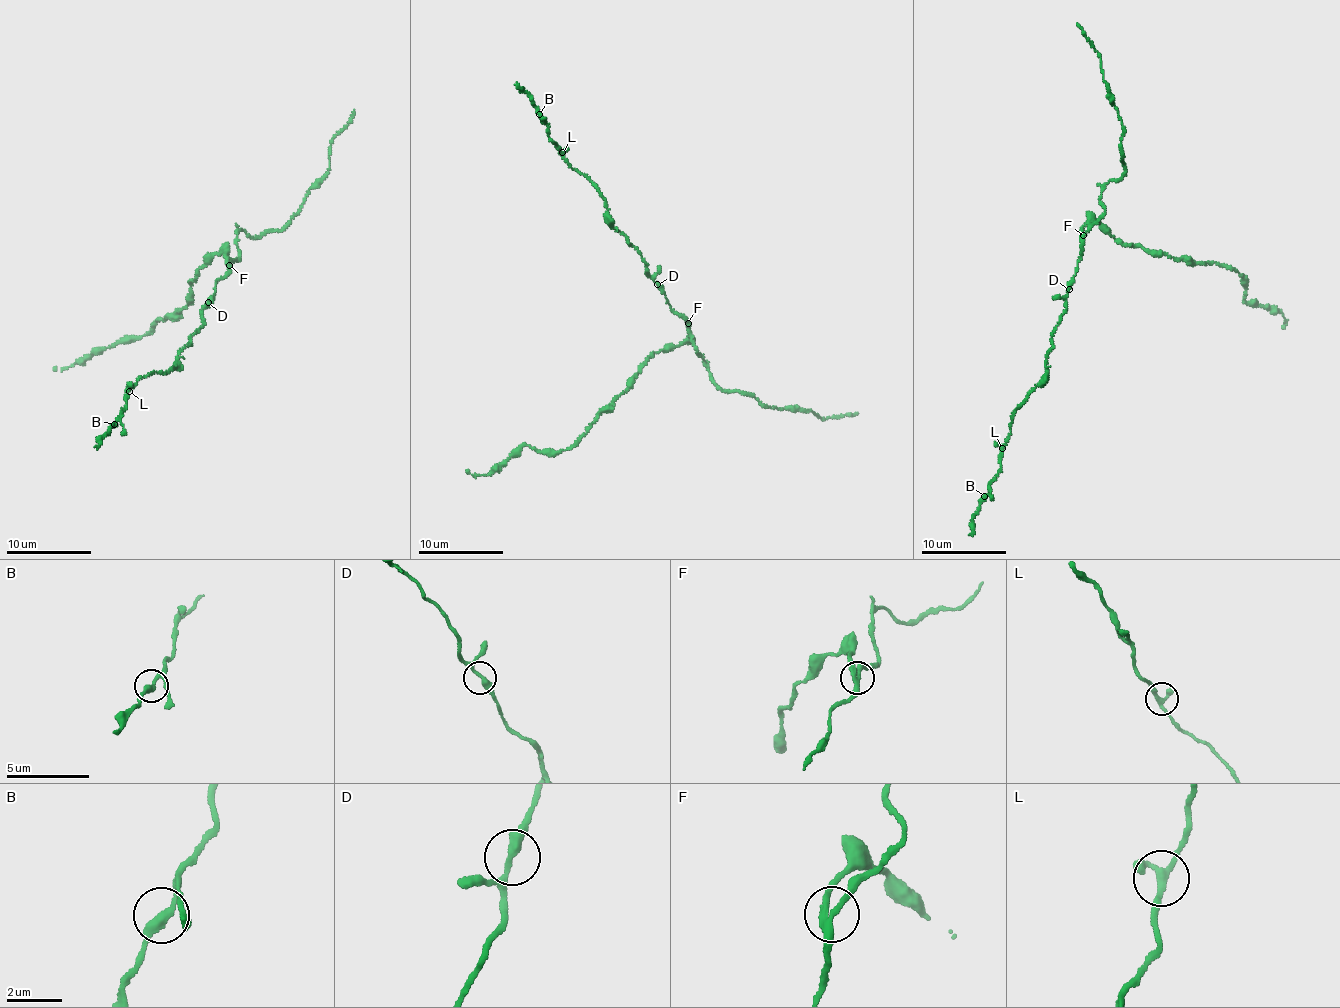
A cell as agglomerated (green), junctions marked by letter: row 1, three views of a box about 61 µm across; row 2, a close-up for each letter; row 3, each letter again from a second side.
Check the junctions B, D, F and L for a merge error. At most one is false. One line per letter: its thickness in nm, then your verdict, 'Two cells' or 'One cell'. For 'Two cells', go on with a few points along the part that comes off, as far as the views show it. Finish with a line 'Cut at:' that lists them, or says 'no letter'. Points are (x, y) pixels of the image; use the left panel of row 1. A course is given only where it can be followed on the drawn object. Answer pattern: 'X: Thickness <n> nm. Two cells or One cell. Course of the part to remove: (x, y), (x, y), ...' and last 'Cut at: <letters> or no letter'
B: Thickness 300 nm. One cell
D: Thickness 240 nm. One cell
F: Thickness 240 nm. Two cells. Course of the part to remove: (229, 265), (238, 259), (238, 231), (255, 237), (280, 230), (327, 173), (331, 143), (354, 110)
L: Thickness 220 nm. One cell
Cut at: F

